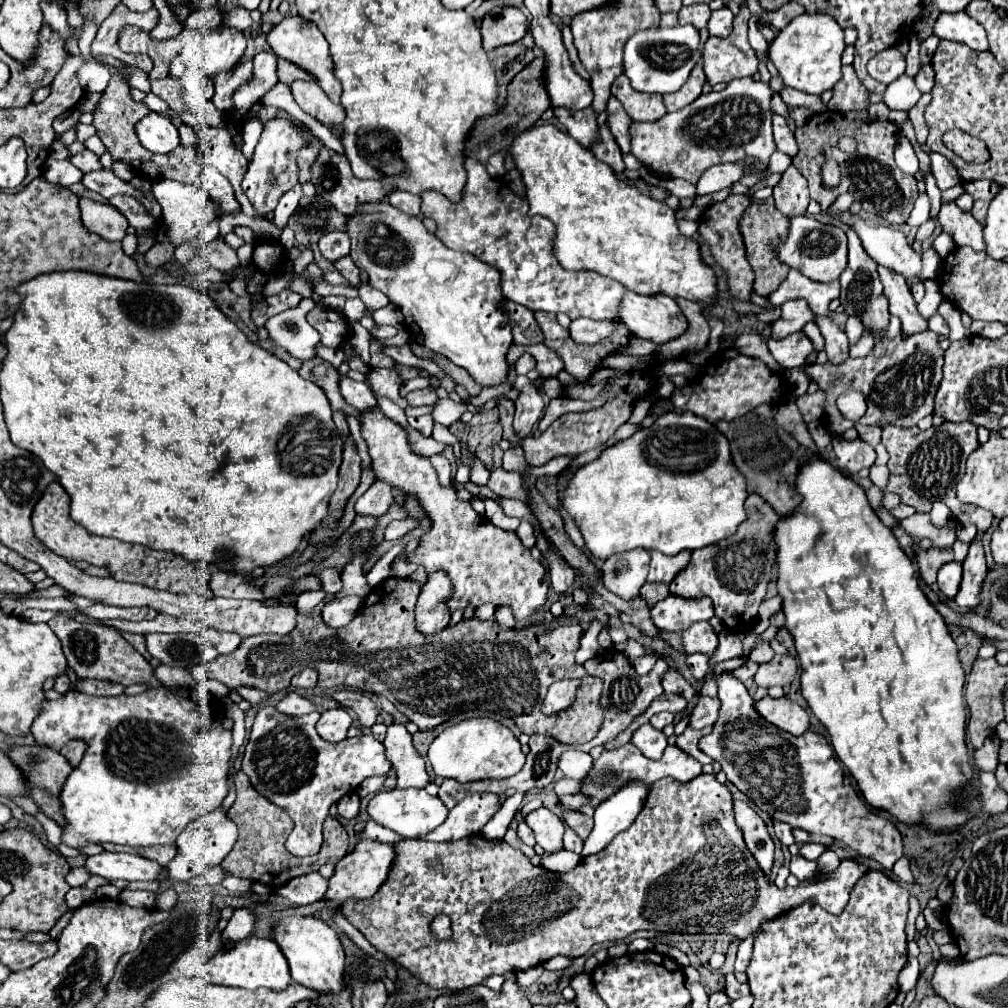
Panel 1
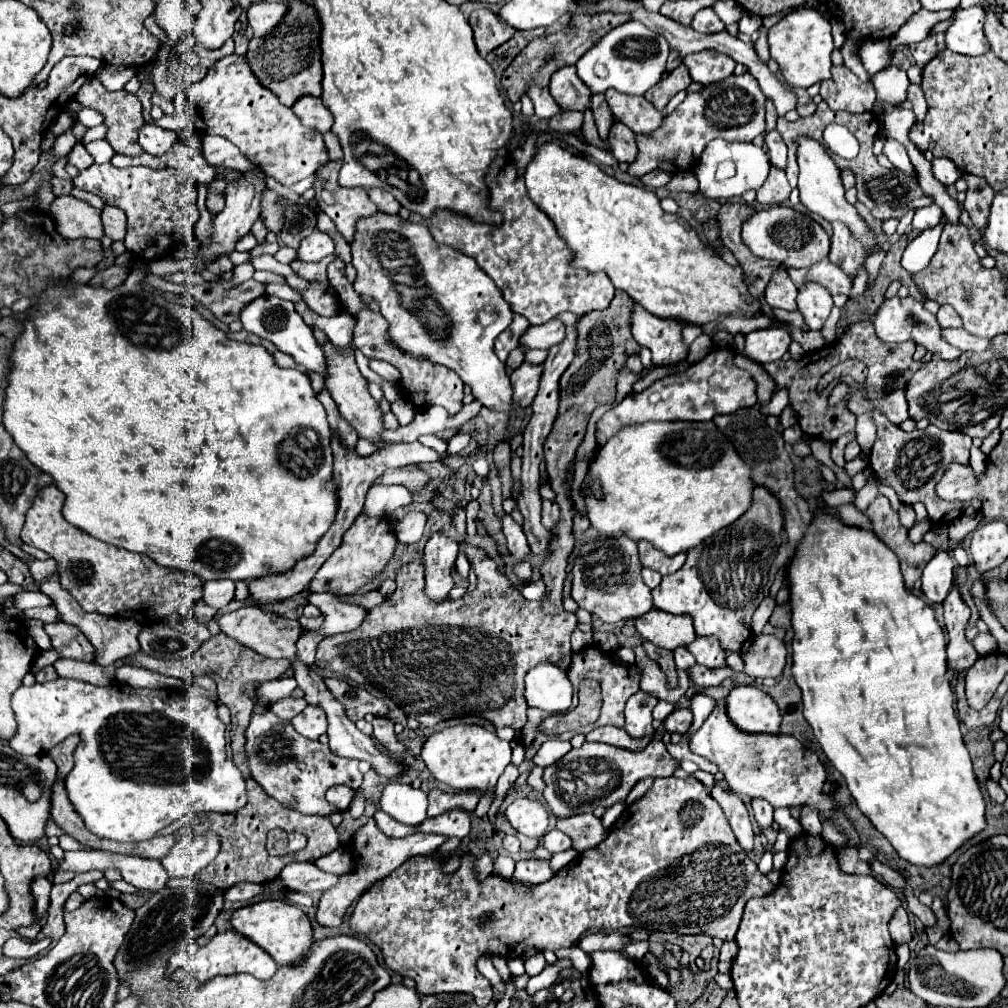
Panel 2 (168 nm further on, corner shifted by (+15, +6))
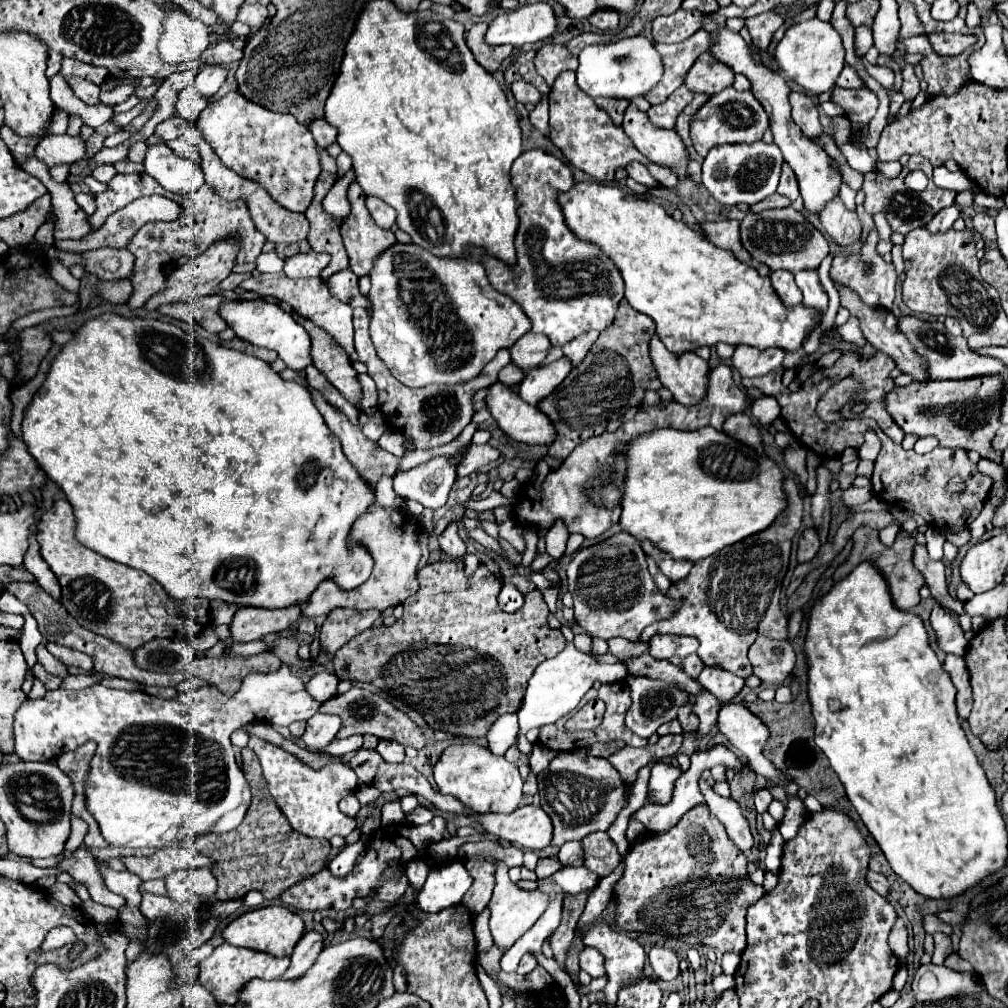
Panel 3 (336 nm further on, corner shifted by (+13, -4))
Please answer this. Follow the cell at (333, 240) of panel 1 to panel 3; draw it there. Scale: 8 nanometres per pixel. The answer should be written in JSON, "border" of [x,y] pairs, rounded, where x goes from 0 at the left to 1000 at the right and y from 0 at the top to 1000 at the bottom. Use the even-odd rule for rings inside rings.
{"border":[[[307,250],[307,252],[293,252],[289,256],[283,258],[283,266],[281,270],[287,276],[311,276],[316,274],[318,268],[326,262],[326,252],[318,250]]]}

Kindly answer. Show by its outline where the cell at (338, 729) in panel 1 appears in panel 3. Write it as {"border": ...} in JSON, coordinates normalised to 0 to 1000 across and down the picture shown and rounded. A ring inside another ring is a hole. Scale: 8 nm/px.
{"border":[[[314,706],[309,714],[305,714],[305,724],[299,730],[299,736],[307,742],[320,742],[324,740],[336,726],[338,722],[338,712],[328,710],[328,708],[318,708]]]}

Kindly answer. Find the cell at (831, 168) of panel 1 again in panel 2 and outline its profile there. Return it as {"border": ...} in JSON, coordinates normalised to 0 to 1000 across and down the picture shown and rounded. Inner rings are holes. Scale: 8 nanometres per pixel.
{"border":[[[795,137],[793,139],[793,149],[791,149],[791,161],[793,161],[793,190],[795,190],[795,200],[809,212],[813,212],[814,216],[822,218],[822,220],[836,220],[840,222],[840,226],[846,230],[846,236],[850,240],[854,240],[854,244],[858,248],[864,248],[864,250],[870,250],[874,248],[874,244],[870,242],[870,232],[868,228],[852,214],[852,210],[848,208],[848,204],[844,204],[840,198],[838,198],[838,187],[834,183],[834,177],[832,177],[832,167],[828,165],[828,161],[822,157],[820,149],[805,139],[805,137]]]}

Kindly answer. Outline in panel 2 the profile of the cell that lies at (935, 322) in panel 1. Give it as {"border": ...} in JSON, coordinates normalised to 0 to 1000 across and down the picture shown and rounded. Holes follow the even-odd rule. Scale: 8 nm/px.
{"border":[[[934,325],[934,333],[938,333],[938,337],[951,347],[973,349],[981,343],[981,335],[963,333],[961,329],[957,329],[957,325]]]}

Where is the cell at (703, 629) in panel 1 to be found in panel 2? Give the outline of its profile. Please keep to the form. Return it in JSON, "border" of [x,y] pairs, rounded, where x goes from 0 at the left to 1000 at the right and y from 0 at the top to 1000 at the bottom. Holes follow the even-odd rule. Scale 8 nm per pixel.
{"border":[[[691,631],[680,643],[689,651],[691,659],[697,659],[701,663],[719,661],[719,649],[715,647],[715,641],[711,639],[709,631]]]}

